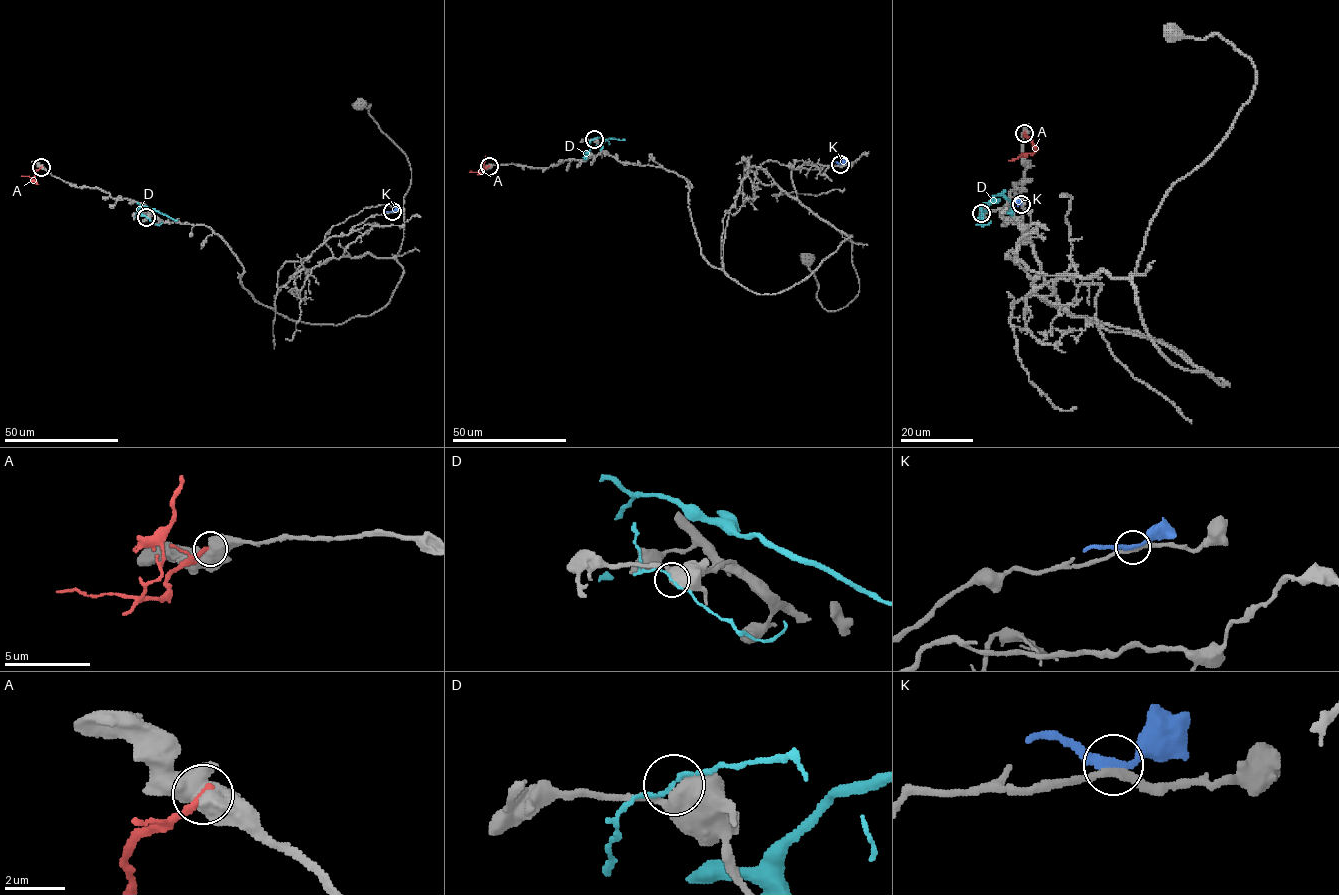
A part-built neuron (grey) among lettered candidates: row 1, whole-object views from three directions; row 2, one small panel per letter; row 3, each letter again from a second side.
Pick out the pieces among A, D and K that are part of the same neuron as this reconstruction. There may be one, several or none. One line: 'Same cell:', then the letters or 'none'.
Same cell: K

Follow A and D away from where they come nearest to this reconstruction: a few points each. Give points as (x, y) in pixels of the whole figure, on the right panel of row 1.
A: (1024, 133), (1035, 151), (1009, 161)
D: (981, 213), (996, 195), (980, 207), (982, 218)

